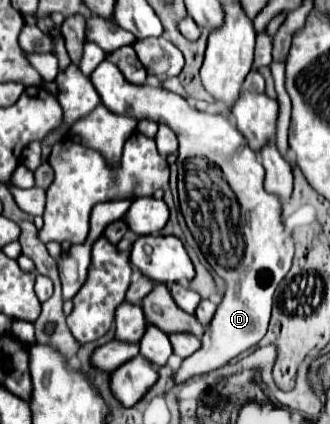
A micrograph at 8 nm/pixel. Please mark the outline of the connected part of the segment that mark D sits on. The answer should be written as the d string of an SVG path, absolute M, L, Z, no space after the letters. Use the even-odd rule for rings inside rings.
M105 59L99 63L99 67L91 73L91 83L95 85L101 103L107 105L113 113L127 113L135 119L153 119L157 123L167 123L175 135L177 135L179 147L177 162L186 162L191 157L207 157L207 159L193 159L193 165L203 167L197 171L203 171L203 209L215 209L215 217L201 215L201 205L187 205L189 201L187 191L181 189L181 211L187 221L189 231L193 233L199 249L207 257L209 265L215 269L217 275L221 275L227 283L227 291L223 301L217 307L217 313L207 327L207 333L201 339L201 349L195 351L191 357L187 357L181 367L173 373L175 383L185 383L191 377L205 375L213 369L219 369L227 365L233 357L241 355L249 347L257 345L261 337L267 331L271 307L273 307L273 293L281 279L287 275L293 263L295 255L295 241L293 235L285 229L283 223L283 207L277 195L267 193L263 187L265 181L265 169L259 161L259 155L247 145L245 137L239 133L239 129L221 115L209 115L201 113L195 107L191 107L183 97L163 89L163 87L149 87L149 85L129 85L119 71L115 63ZM213 163L221 167L223 177L235 189L235 195L239 197L239 217L235 221L225 219L225 207L219 203L219 195L215 191L213 183ZM243 219L247 223L247 237L243 237Z

